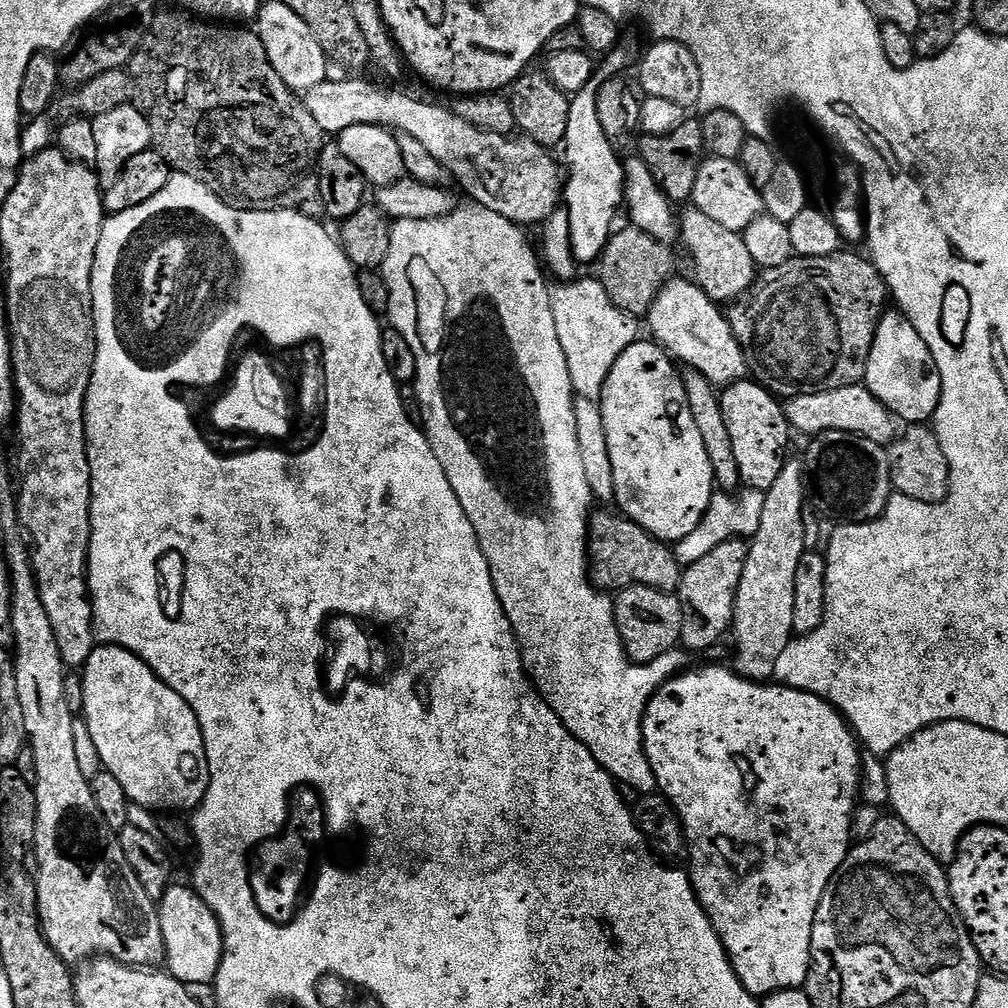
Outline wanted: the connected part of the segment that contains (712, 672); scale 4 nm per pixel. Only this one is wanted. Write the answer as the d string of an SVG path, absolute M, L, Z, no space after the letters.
M731 667L694 668L673 676L652 695L651 702L644 709L644 753L650 762L650 770L654 770L659 795L667 798L680 816L684 839L688 841L688 856L692 860L692 888L714 930L720 935L742 986L746 986L748 993L757 998L791 988L803 989L808 982L812 961L812 927L816 911L822 902L822 894L826 894L826 886L848 857L854 840L852 815L856 812L856 802L861 795L861 745L839 710L833 708L825 697L816 696L811 690L790 688L784 682L748 680Z

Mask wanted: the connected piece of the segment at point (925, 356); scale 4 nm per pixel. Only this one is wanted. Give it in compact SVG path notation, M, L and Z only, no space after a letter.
M899 310L885 311L870 350L864 371L866 387L876 395L897 421L908 426L920 426L931 421L940 404L942 378L932 357L930 346L922 342L922 334L914 330L907 316Z

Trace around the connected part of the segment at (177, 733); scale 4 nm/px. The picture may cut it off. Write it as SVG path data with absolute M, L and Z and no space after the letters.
M106 644L93 648L90 658L84 663L84 713L82 719L90 730L90 738L94 738L94 746L98 746L98 758L103 771L114 774L118 778L122 790L126 790L129 801L136 804L137 809L149 813L168 812L164 814L180 814L200 807L208 789L208 759L206 746L202 738L202 730L198 726L198 718L194 710L166 682L162 682L150 670L142 658L138 658L130 650Z

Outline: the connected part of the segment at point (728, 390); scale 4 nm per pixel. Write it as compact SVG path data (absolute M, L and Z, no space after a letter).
M752 378L727 385L719 397L722 414L726 418L726 430L730 430L730 446L734 446L734 458L738 461L741 481L759 490L774 486L774 478L782 474L786 463L784 451L788 448L790 433L781 401Z

